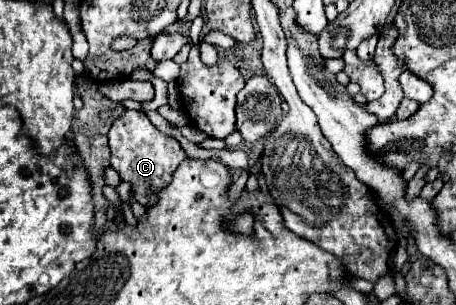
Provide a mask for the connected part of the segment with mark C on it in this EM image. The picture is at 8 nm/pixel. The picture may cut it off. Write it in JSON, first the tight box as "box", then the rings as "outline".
{"box":[109,109,187,207],"outline":[[[125,109],[109,129],[109,149],[111,149],[111,167],[121,175],[123,181],[129,181],[135,189],[135,199],[149,207],[155,203],[155,197],[149,197],[153,191],[165,187],[177,169],[177,165],[187,157],[183,147],[169,135],[161,133],[145,113]]]}

